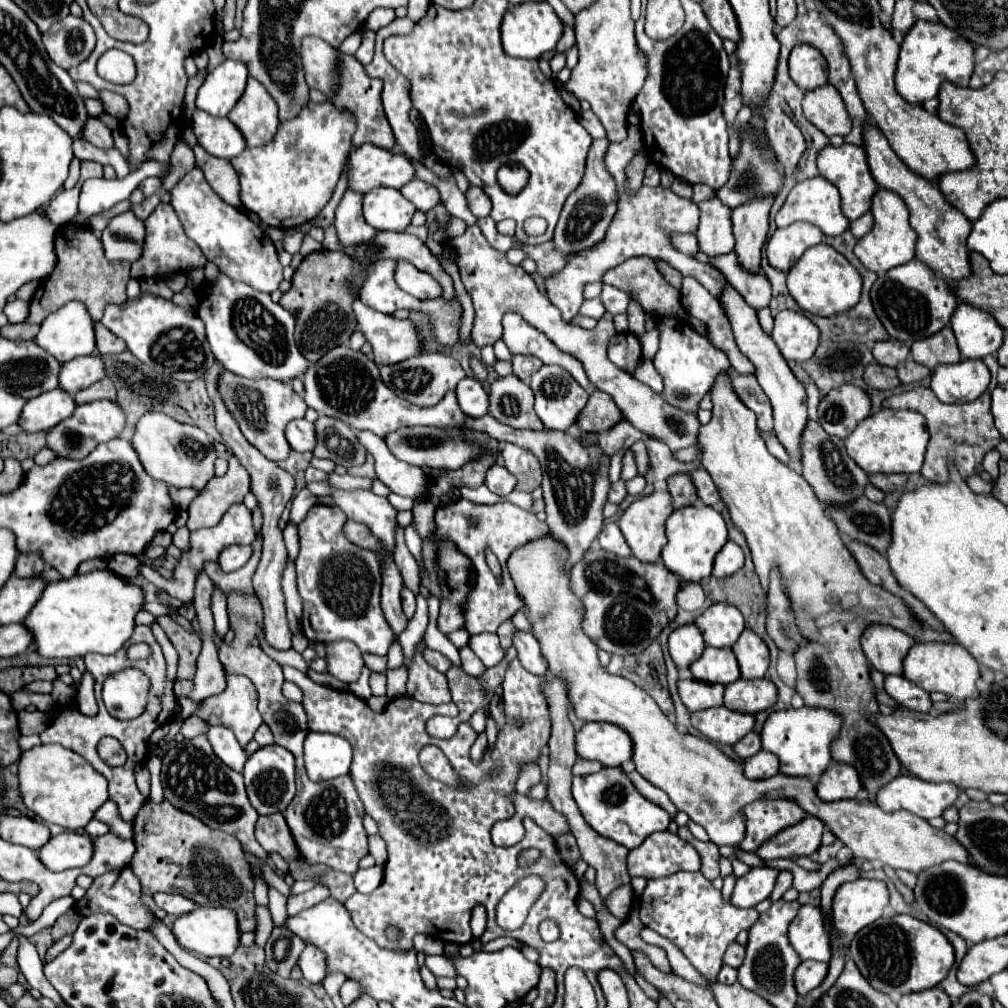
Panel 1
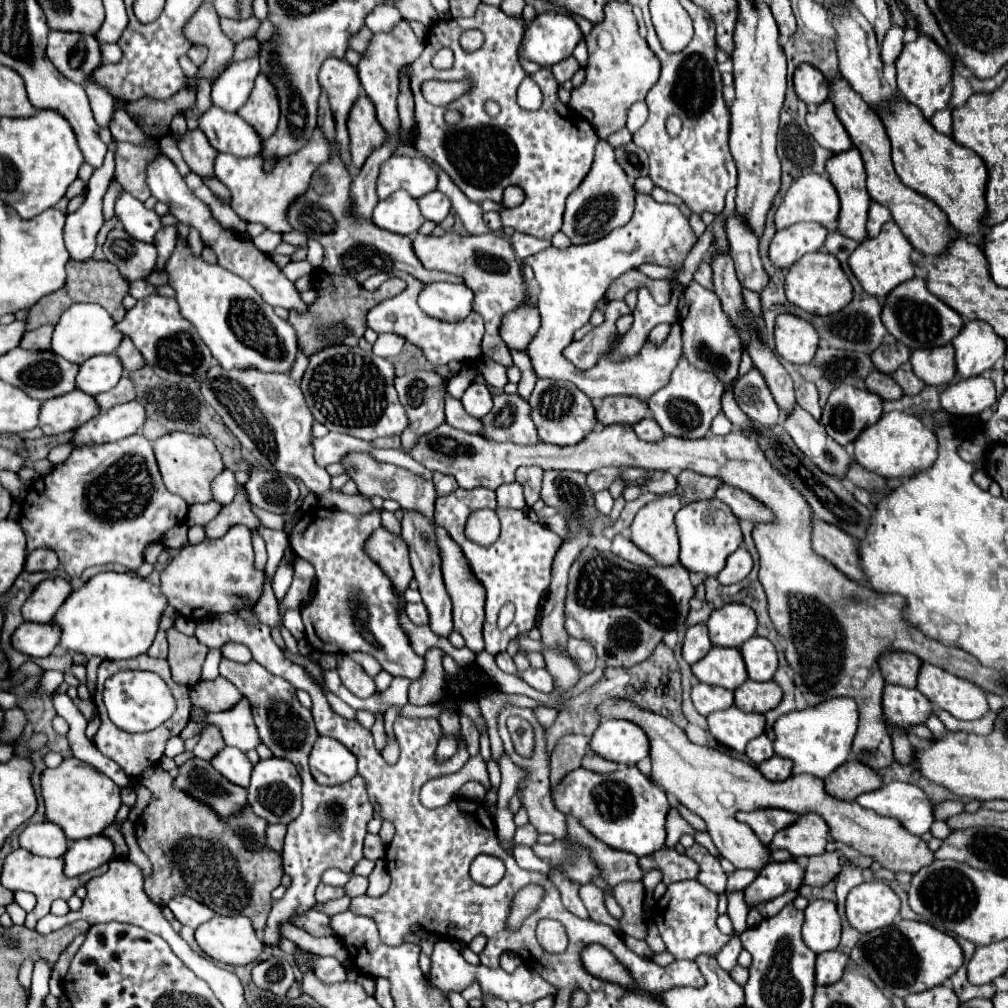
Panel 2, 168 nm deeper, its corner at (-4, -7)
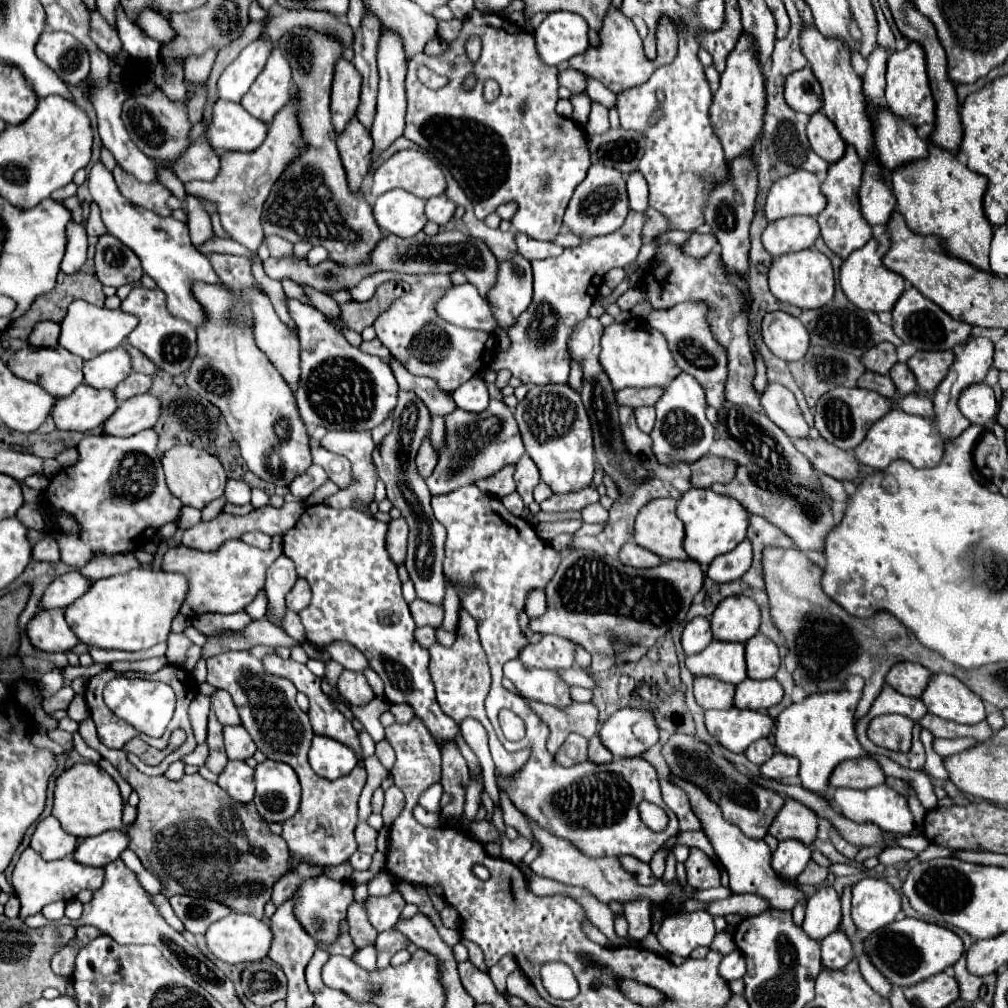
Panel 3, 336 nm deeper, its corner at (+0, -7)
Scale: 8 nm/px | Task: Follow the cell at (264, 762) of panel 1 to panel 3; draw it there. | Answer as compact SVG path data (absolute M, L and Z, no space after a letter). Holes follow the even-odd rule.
M264 760L254 770L254 804L268 822L284 822L296 814L300 804L300 782L296 772L276 760Z

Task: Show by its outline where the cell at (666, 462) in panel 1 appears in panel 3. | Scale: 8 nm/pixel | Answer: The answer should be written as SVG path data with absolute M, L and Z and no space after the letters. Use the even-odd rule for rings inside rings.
M650 406L650 408L640 408L640 410L634 410L634 414L636 414L638 428L640 428L642 432L650 434L652 428L654 428L654 416L656 416L654 408L652 408L652 406Z

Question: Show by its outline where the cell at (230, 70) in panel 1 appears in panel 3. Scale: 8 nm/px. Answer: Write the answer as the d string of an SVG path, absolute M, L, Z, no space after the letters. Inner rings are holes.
M258 38L250 46L246 46L240 56L222 72L218 80L218 98L228 102L240 102L256 76L262 72L270 50L272 44L268 38Z

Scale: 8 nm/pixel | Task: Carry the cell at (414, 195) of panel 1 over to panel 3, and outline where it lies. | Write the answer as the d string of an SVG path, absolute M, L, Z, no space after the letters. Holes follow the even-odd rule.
M444 194L426 200L426 216L428 216L428 220L436 222L438 226L446 224L454 216L454 210L456 210L456 204Z

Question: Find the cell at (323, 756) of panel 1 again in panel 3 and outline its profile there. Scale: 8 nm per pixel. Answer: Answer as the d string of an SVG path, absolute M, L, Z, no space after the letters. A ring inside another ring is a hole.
M314 736L308 758L312 770L316 770L316 774L326 780L342 778L358 764L352 750L328 736Z

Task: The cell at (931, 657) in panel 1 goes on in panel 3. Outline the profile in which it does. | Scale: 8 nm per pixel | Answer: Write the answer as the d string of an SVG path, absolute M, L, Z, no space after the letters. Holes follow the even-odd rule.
M932 674L920 698L928 712L958 724L978 724L986 718L984 702L950 674Z

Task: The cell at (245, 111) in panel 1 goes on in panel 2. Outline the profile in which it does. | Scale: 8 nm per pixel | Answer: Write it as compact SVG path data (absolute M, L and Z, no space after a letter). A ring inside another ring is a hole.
M264 74L256 78L254 90L248 98L248 102L238 110L238 114L250 122L262 140L274 134L278 126L278 116L280 116L280 106L278 106L278 94L272 82Z

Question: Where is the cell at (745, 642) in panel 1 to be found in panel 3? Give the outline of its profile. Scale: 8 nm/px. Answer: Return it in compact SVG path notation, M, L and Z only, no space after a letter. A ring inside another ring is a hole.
M756 634L744 646L746 646L748 678L755 680L773 678L780 666L780 656L778 656L776 644L770 638L766 638L764 634Z

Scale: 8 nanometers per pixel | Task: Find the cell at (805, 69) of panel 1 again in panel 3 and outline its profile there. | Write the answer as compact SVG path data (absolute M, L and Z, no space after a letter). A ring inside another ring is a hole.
M808 66L788 74L786 86L784 86L784 98L788 106L808 116L822 108L822 90Z

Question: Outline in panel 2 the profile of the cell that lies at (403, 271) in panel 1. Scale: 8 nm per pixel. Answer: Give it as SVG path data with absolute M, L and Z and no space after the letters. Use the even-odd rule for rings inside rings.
M432 282L420 292L418 304L432 318L456 322L472 312L472 300L474 294L464 284Z

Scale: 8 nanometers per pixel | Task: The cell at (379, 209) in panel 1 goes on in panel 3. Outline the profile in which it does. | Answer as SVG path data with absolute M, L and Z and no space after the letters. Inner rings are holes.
M390 190L376 198L374 220L388 234L418 234L428 222L424 200L406 190Z

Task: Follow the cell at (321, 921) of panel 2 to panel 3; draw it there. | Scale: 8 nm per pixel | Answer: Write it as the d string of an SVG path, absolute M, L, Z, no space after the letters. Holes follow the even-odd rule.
M348 920L340 922L340 932L338 932L338 936L330 944L318 942L318 948L326 950L330 954L340 954L340 956L348 956L350 958L356 952L356 946L354 946L354 942L350 938L350 932L348 932Z

